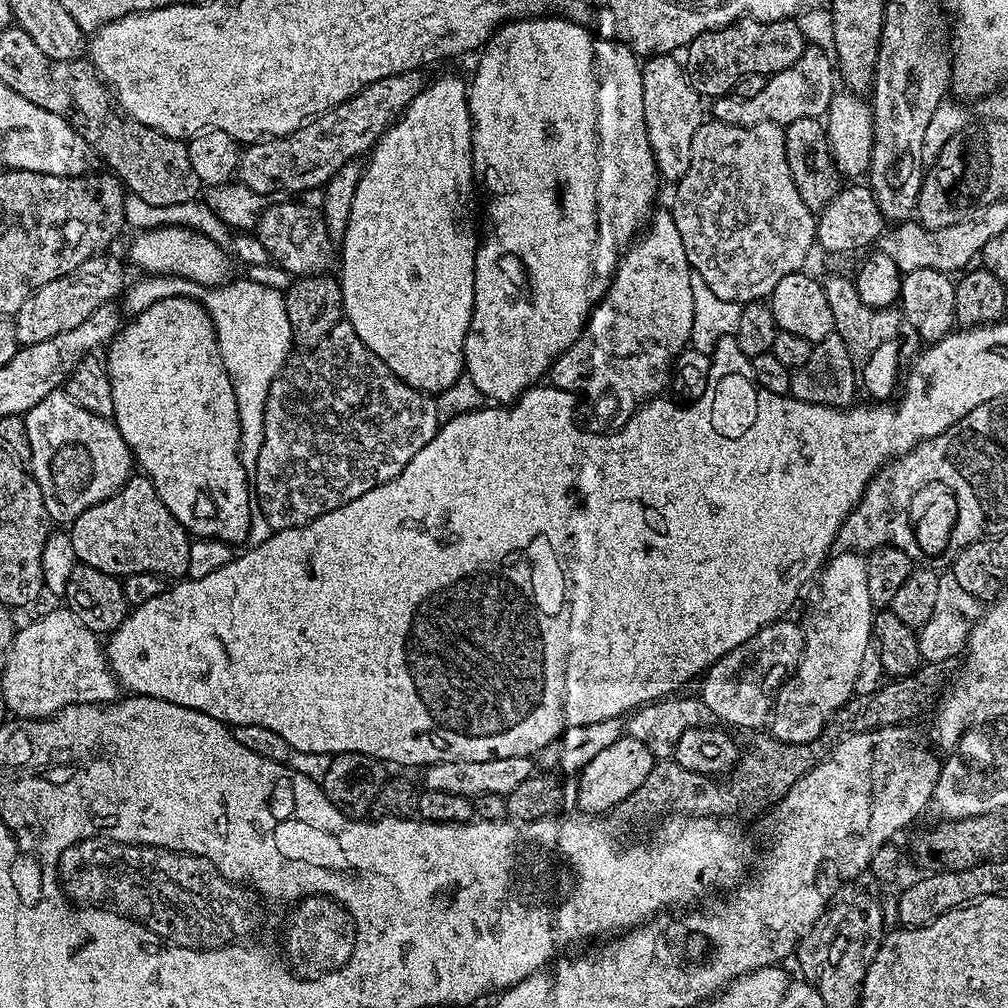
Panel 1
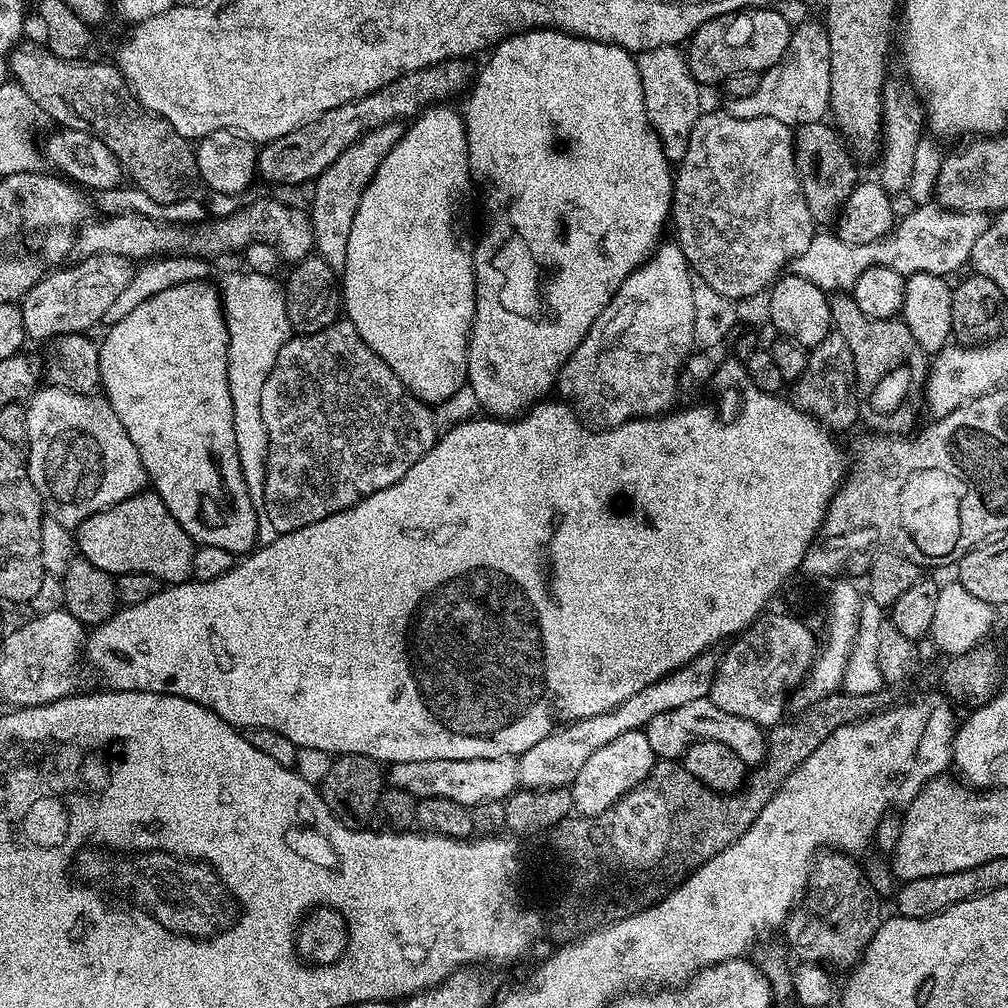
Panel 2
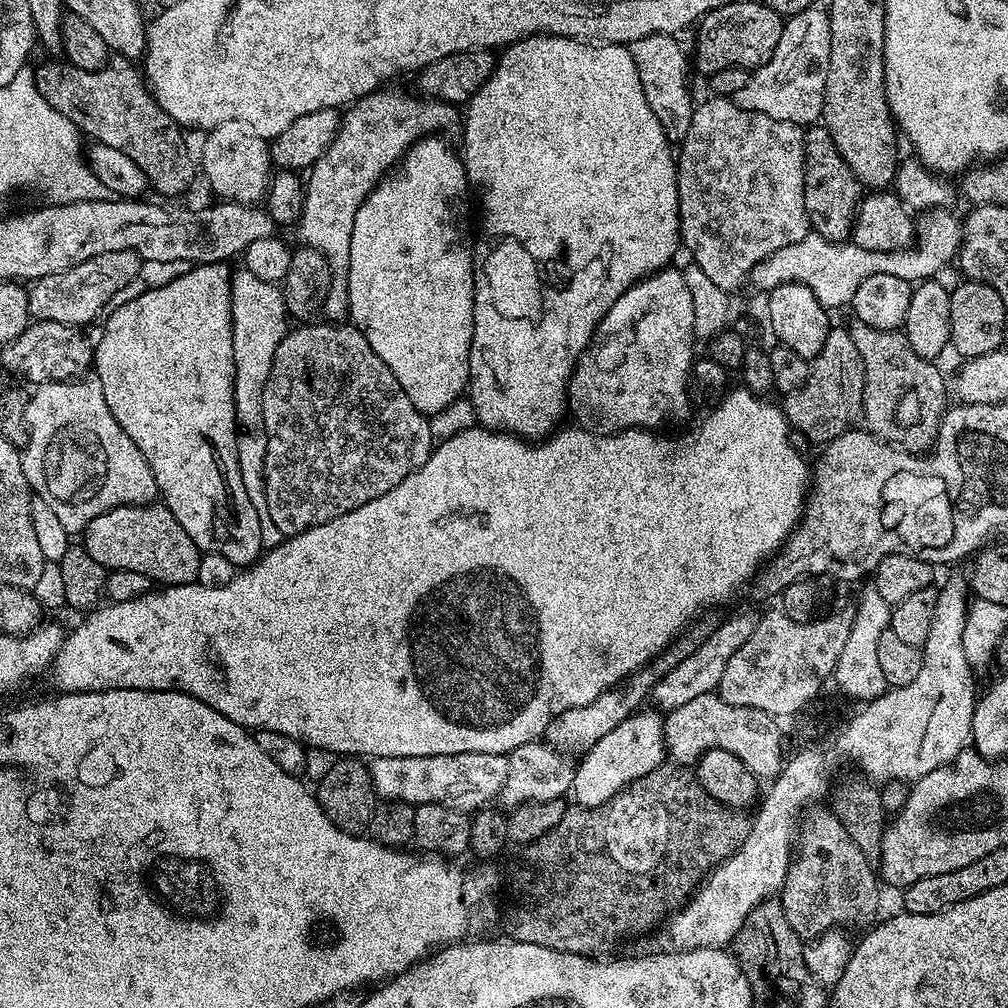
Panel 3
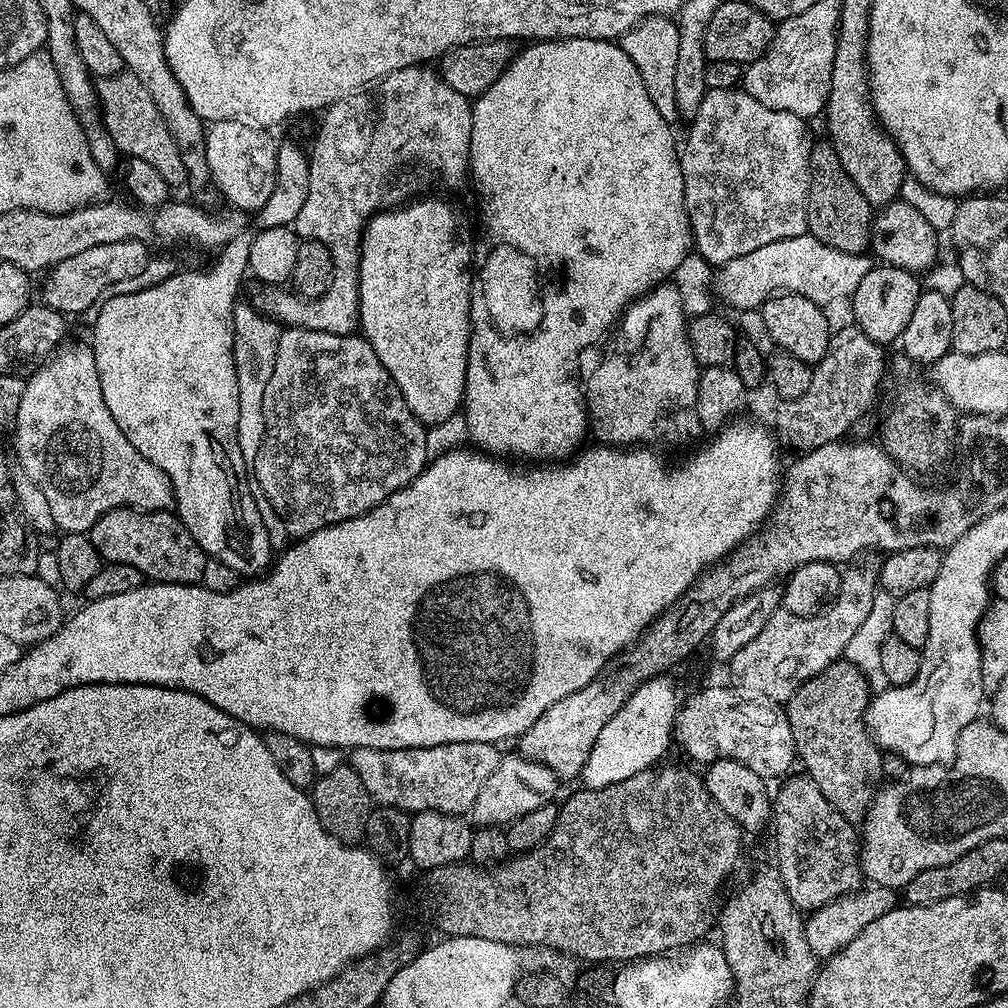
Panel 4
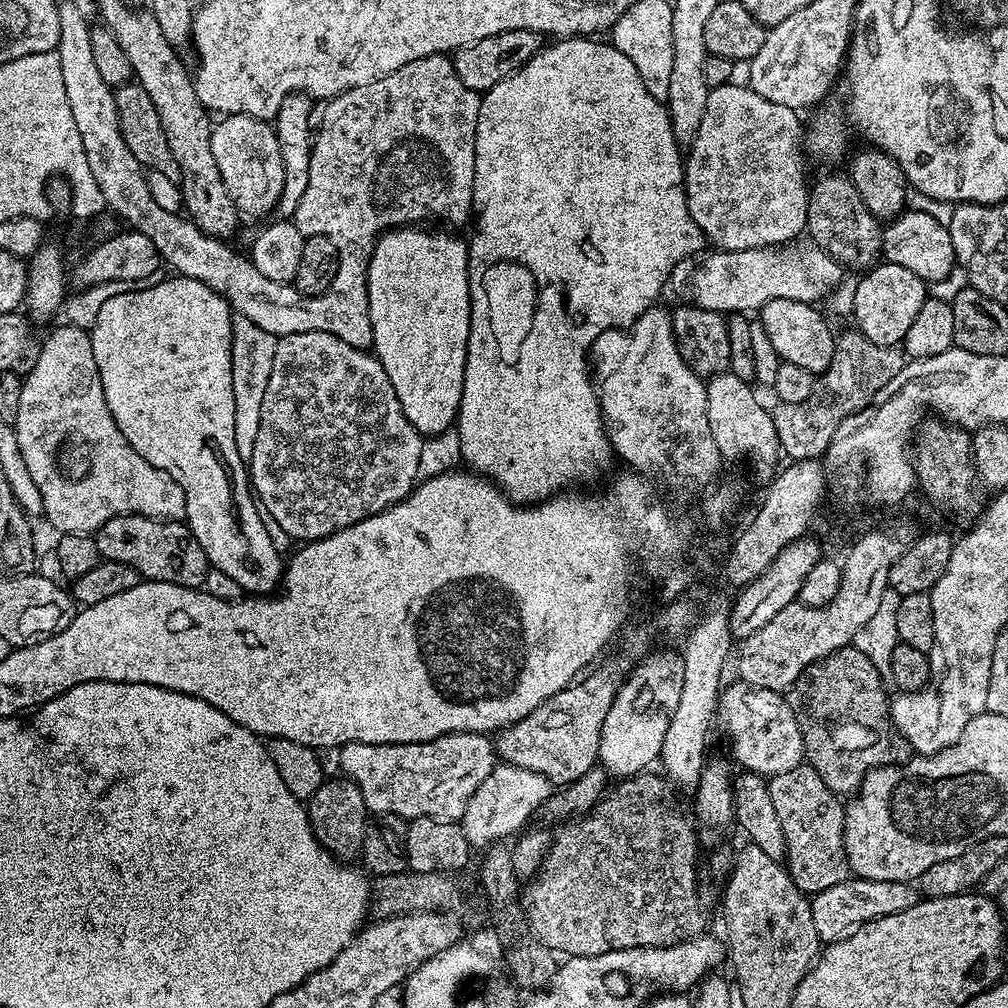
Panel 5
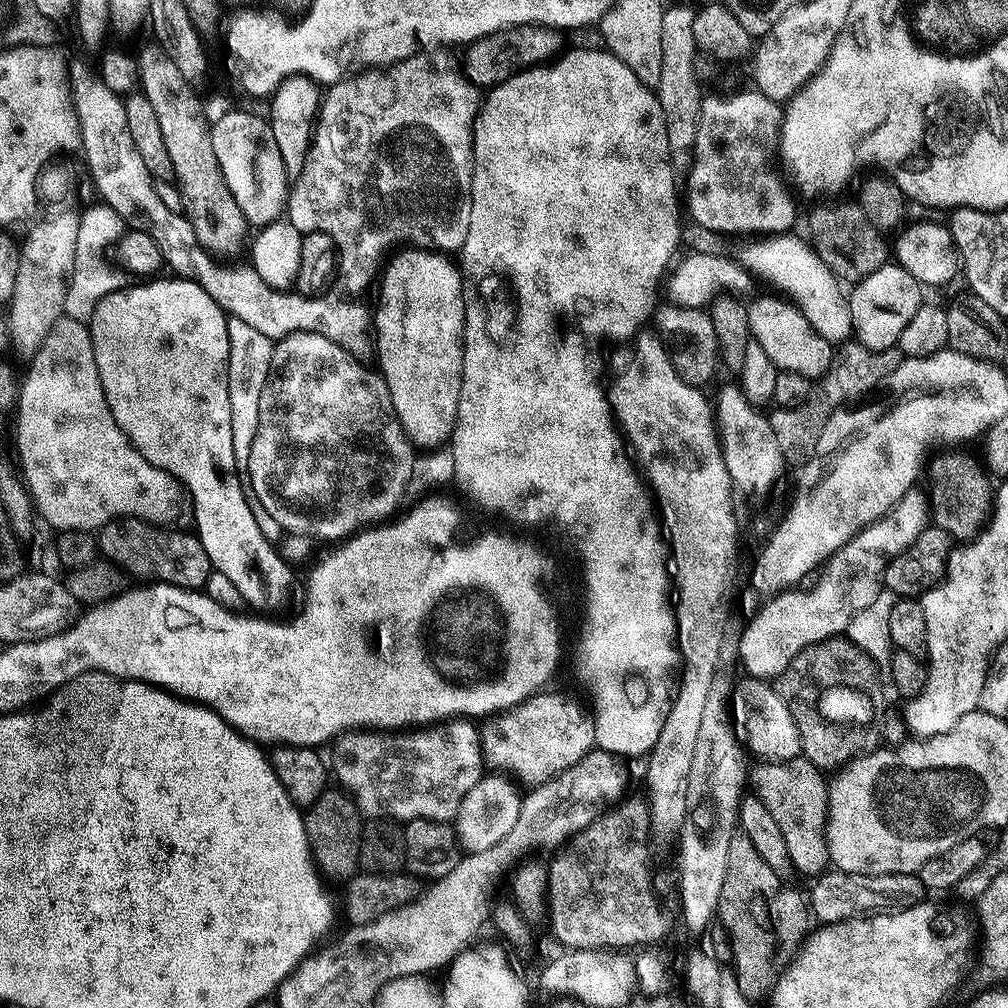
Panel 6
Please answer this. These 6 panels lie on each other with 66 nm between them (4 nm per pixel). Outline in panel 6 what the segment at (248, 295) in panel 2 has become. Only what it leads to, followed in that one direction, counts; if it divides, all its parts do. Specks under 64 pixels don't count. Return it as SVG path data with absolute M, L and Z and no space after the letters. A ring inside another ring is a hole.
M228 316L228 337L230 338L230 362L228 363L228 389L230 390L230 438L234 442L234 458L236 473L242 486L242 494L248 500L250 512L259 515L263 511L262 502L254 494L254 486L250 482L248 459L250 458L250 442L254 442L254 434L258 431L258 398L262 398L262 390L272 372L272 350L274 342L266 338L266 334L254 330L242 318Z

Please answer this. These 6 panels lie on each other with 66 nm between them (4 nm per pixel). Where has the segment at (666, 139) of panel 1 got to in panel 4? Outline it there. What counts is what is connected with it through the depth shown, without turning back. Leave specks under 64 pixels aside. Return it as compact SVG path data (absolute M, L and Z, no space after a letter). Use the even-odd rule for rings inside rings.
M648 16L618 40L630 62L638 66L638 74L642 74L642 82L646 86L646 94L650 94L650 102L654 102L654 110L658 110L658 114L662 114L662 118L669 122L676 122L676 119L680 120L682 116L677 91L674 90L679 37L680 25L672 16Z

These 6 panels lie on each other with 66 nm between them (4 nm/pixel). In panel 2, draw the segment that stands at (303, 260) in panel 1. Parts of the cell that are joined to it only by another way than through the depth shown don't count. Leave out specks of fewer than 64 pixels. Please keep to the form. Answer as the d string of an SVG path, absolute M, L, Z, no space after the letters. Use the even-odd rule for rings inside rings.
M256 200L245 208L244 205L237 207L231 216L208 218L205 224L196 224L191 228L188 224L159 224L158 221L151 220L148 216L139 216L136 212L120 212L117 216L106 217L105 220L89 219L74 236L74 252L77 257L83 258L105 252L124 255L133 262L144 262L149 258L163 257L165 254L195 258L220 256L223 252L240 254L252 244L270 246L284 262L305 260L314 252L314 234L309 213L305 209L303 212L300 208L287 208L280 200Z

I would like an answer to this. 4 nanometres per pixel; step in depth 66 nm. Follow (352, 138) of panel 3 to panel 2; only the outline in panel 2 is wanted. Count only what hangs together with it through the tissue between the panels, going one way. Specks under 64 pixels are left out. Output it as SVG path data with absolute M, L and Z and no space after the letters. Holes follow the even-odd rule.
M400 122L384 124L372 132L365 132L359 140L354 141L321 176L314 181L316 189L312 192L312 208L310 219L314 234L314 248L318 255L331 264L333 269L343 269L346 262L346 242L350 242L350 226L354 222L354 214L358 210L358 202L366 190L366 186L374 178L382 158L390 154L390 150L399 142L405 125Z

